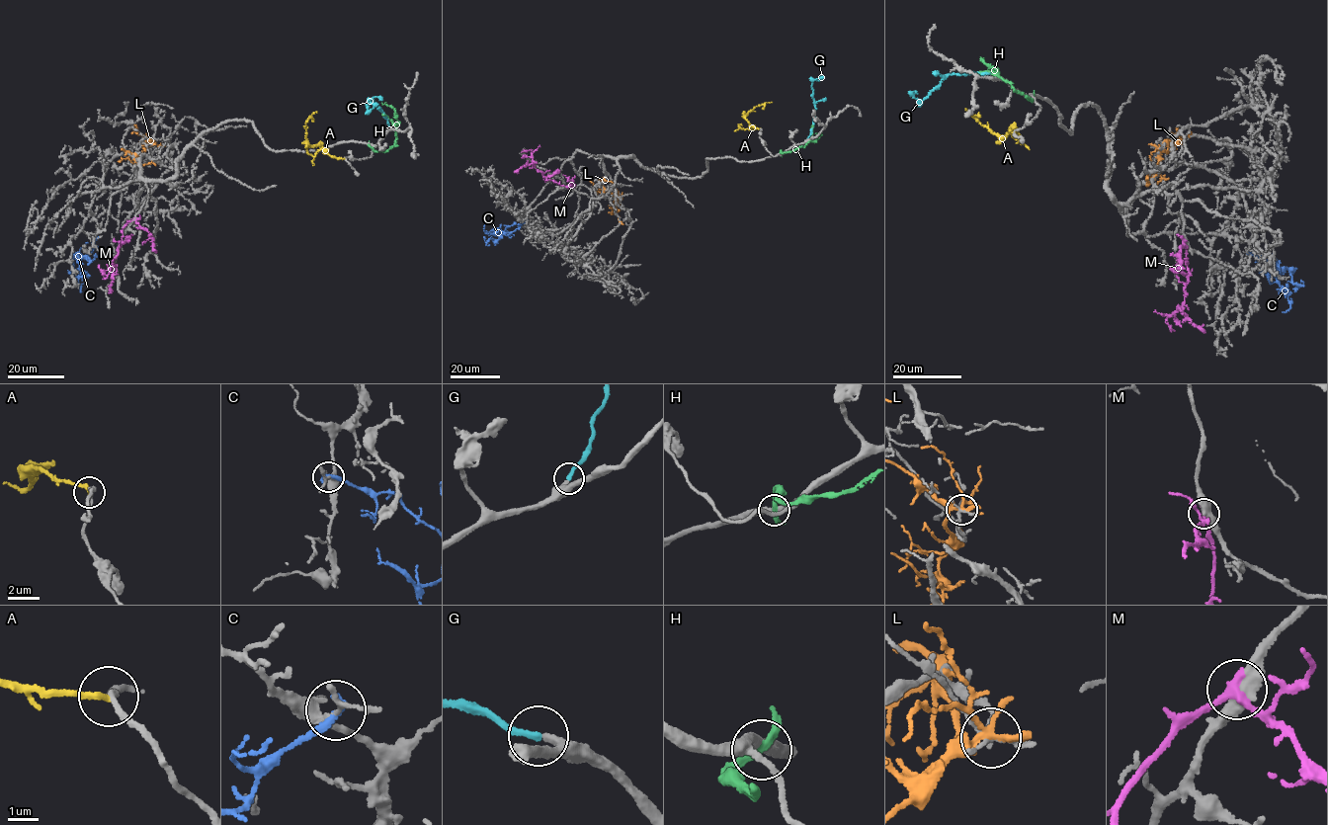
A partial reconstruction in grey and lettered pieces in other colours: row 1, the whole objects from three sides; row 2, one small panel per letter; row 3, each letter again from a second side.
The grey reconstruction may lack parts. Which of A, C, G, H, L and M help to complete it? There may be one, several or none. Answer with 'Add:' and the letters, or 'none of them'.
Add: G

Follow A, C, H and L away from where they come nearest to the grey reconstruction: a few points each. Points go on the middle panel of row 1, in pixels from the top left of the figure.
A: (760, 129), (752, 126), (751, 128), (744, 116), (758, 106), (771, 102)
C: (527, 220), (519, 228), (505, 232), (483, 231), (484, 224)
H: (780, 154), (781, 151), (792, 151), (814, 141), (821, 135), (815, 133)
L: (620, 199), (605, 190), (601, 182), (603, 178), (614, 182)

